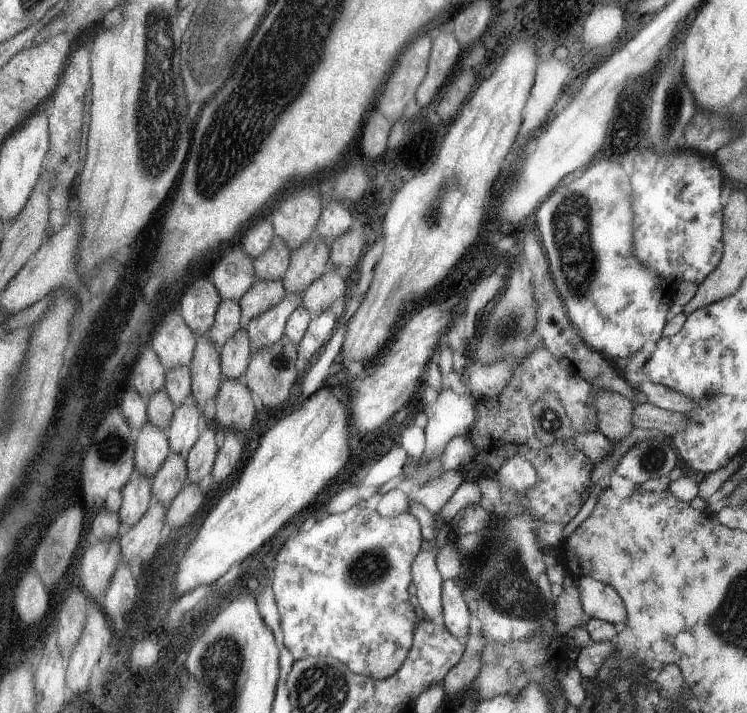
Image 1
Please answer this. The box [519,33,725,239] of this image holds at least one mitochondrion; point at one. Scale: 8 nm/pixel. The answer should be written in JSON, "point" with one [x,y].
{"point":[669,124]}

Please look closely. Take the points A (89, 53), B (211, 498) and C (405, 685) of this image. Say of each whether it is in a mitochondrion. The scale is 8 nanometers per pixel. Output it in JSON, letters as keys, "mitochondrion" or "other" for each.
{"A":"other","B":"other","C":"other"}

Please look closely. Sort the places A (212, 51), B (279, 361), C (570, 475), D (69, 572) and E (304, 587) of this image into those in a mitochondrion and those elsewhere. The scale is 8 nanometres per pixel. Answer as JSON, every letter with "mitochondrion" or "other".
{"A":"mitochondrion","B":"mitochondrion","C":"other","D":"other","E":"other"}

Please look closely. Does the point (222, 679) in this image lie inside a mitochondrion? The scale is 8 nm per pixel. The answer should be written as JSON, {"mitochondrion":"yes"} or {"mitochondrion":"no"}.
{"mitochondrion":"yes"}

